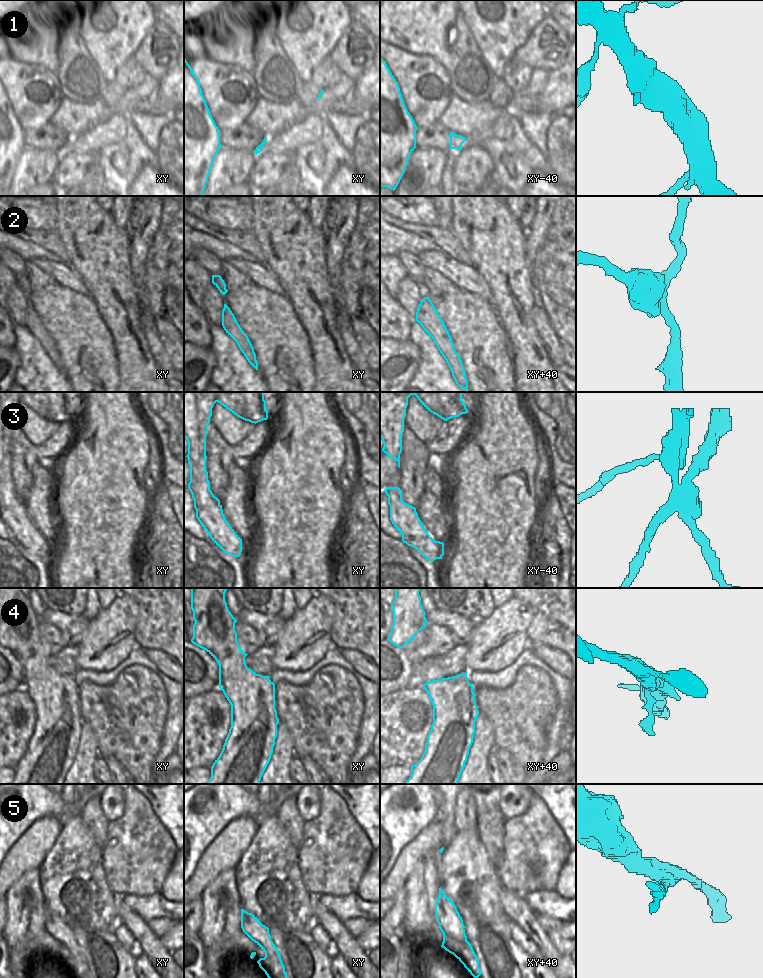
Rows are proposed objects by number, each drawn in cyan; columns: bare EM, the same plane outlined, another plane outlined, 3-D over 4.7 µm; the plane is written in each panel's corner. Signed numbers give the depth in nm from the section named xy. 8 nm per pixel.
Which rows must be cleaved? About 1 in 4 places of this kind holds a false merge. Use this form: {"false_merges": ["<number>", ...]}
{"false_merges": ["2", "3", "5"]}

